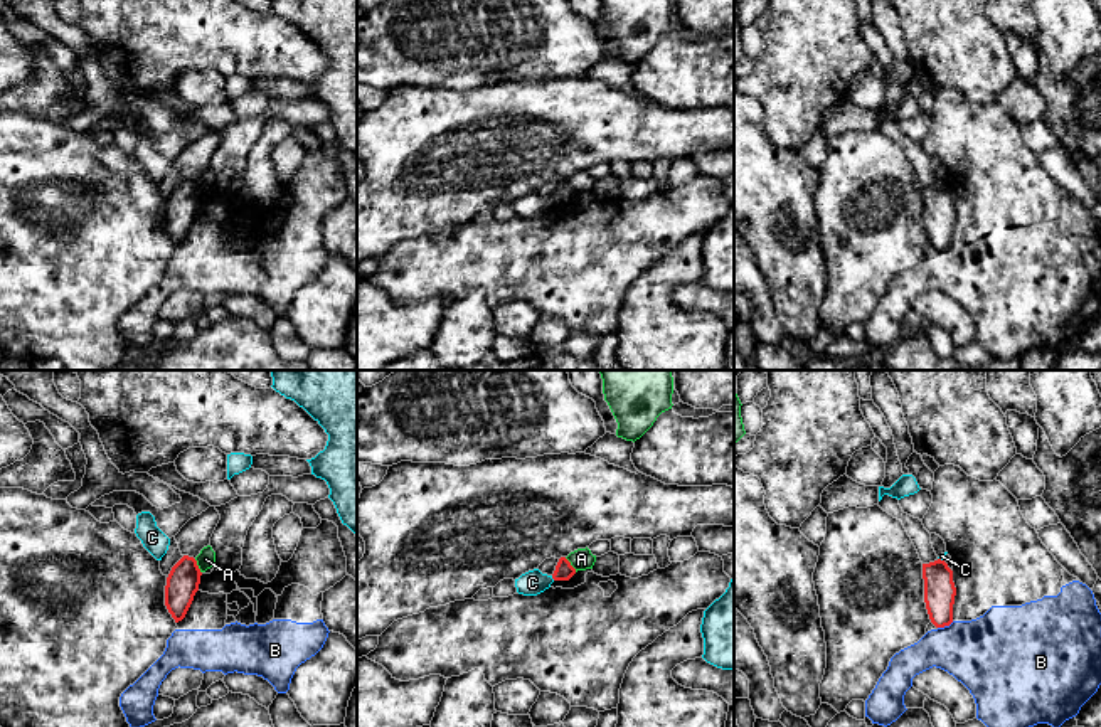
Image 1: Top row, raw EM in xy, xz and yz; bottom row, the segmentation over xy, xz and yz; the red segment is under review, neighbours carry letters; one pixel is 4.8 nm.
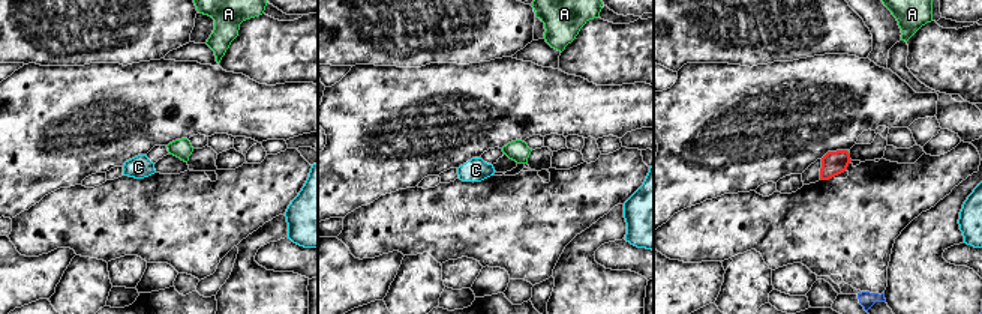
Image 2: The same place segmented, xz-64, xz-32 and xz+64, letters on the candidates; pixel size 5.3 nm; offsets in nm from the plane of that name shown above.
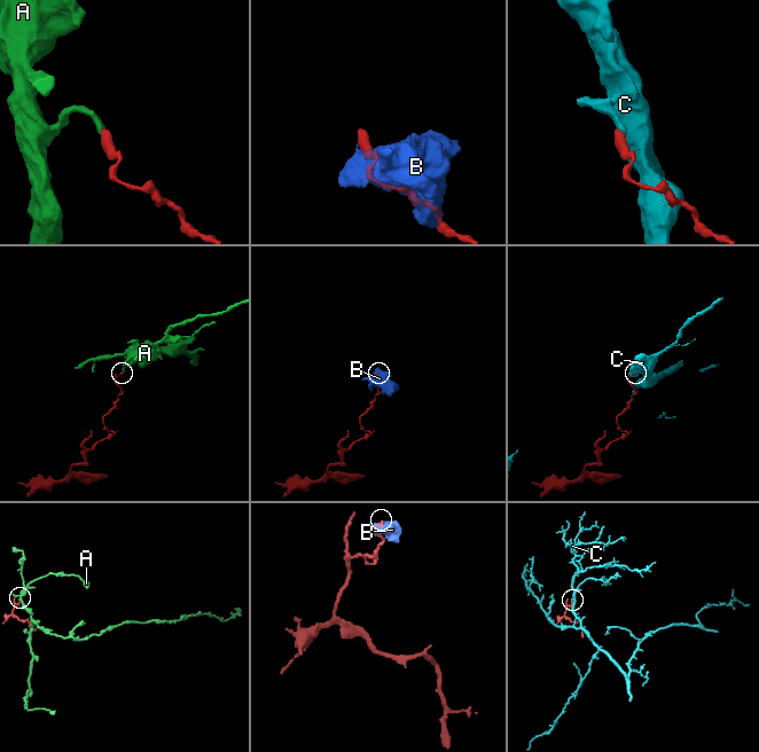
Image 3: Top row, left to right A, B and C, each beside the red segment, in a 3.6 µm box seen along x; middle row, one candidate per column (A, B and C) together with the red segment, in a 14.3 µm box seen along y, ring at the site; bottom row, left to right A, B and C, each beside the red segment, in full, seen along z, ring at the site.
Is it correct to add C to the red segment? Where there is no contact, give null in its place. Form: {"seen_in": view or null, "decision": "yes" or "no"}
{"seen_in": "xz", "decision": "no"}

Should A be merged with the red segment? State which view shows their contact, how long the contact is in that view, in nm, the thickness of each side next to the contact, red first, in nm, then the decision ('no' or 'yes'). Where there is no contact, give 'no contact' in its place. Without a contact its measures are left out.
contact in xz; length 90 nm; calibres 90 and 110 nm; no

